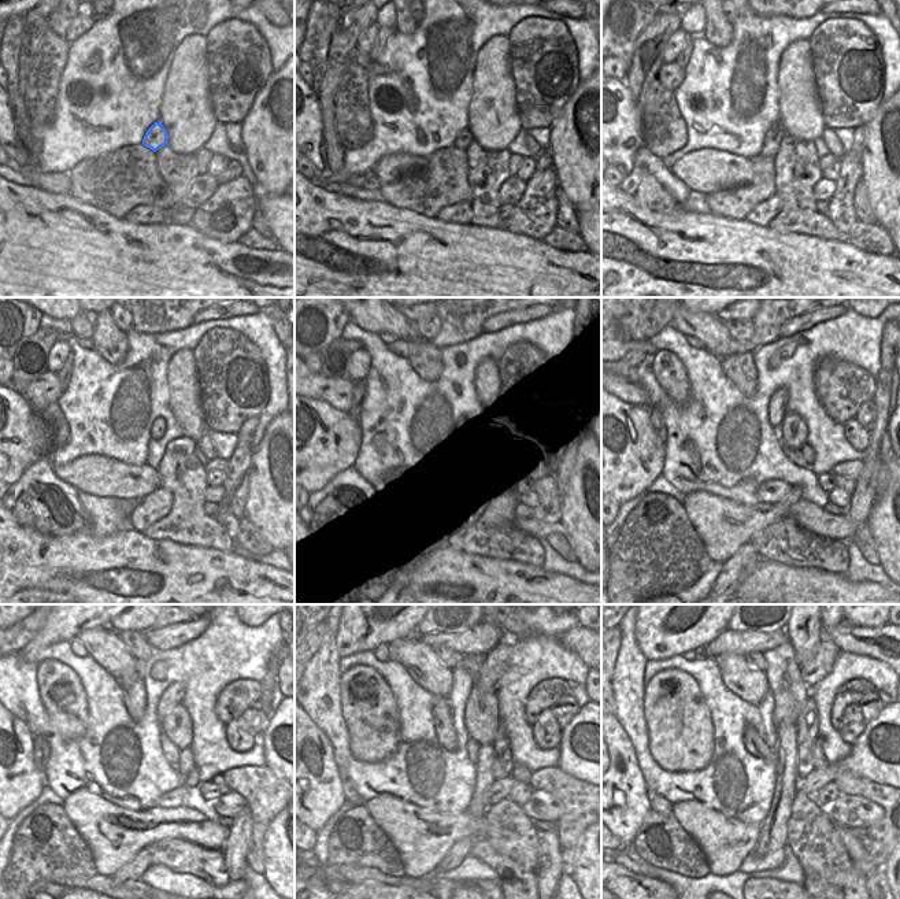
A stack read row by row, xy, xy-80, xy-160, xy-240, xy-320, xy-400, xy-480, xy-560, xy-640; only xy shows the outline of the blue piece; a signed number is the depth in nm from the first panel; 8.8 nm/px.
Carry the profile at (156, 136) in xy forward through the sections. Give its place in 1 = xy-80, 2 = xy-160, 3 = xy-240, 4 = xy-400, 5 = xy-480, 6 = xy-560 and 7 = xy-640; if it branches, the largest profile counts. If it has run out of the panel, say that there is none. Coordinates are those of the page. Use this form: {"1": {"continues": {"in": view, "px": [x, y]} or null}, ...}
{"1": {"continues": {"in": "xy-80", "px": [465, 137]}}, "2": {"continues": {"in": "xy-160", "px": [773, 130]}}, "3": {"continues": {"in": "xy-240", "px": [158, 429]}}, "4": {"continues": {"in": "xy-400", "px": [777, 409]}}, "5": {"continues": {"in": "xy-480", "px": [173, 695]}}, "6": {"continues": {"in": "xy-560", "px": [489, 679]}}, "7": {"continues": {"in": "xy-640", "px": [813, 672]}}}

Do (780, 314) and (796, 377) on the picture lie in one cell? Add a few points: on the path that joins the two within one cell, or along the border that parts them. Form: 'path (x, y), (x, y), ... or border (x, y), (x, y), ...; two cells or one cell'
border (780, 337), (751, 351); two cells

